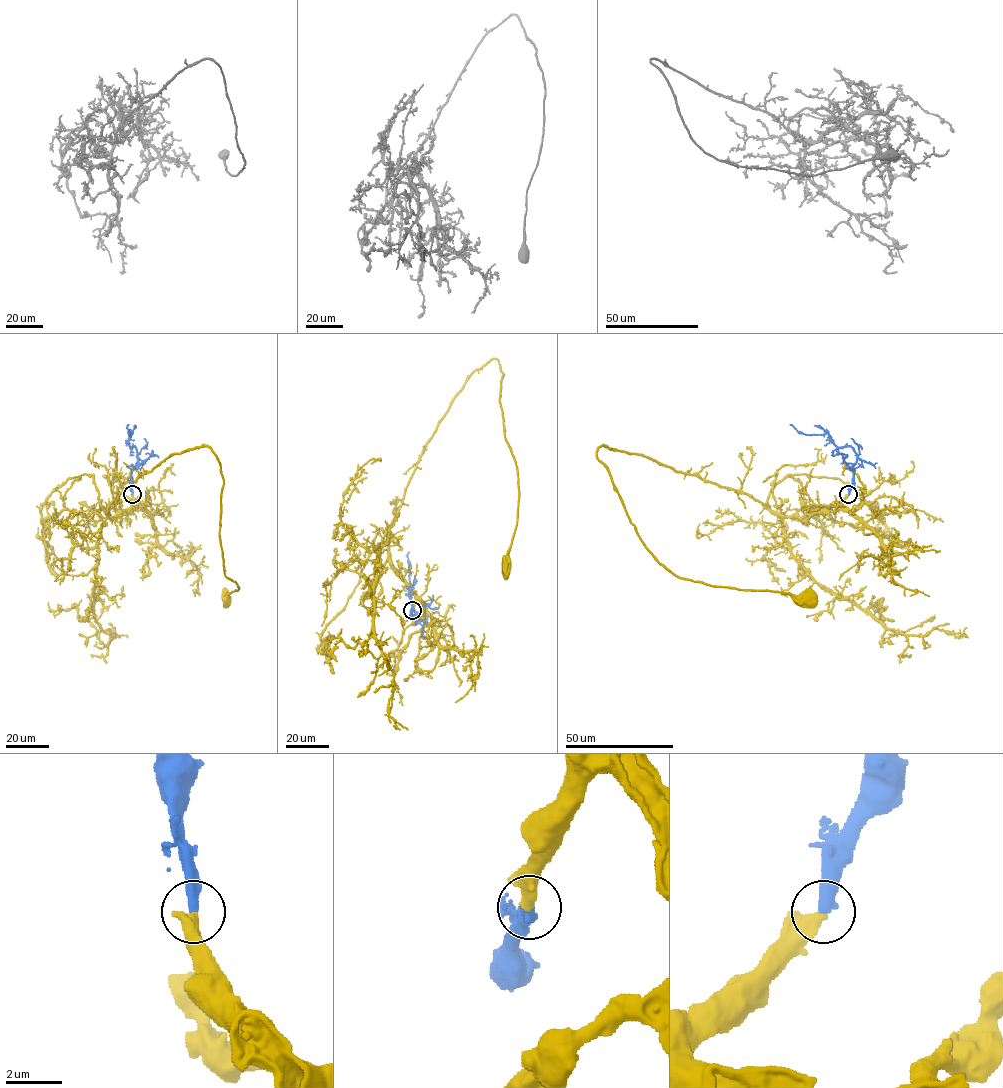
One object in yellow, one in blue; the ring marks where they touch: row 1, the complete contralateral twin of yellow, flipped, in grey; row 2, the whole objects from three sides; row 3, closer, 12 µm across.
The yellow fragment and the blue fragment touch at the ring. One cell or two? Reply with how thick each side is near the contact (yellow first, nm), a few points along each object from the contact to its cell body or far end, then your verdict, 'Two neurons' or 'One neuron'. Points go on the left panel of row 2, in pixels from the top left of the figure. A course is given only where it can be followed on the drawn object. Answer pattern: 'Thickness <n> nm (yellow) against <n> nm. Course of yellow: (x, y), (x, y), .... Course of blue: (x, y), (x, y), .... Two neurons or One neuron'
Thickness 480 nm (yellow) against 420 nm. Course of yellow: (132, 494), (132, 506), (107, 514), (140, 475), (207, 446), (224, 481), (224, 572), (238, 586), (227, 598). Course of blue: (132, 494), (131, 472), (137, 460), (137, 449), (130, 447), (128, 441), (132, 433), (129, 435), (129, 424). One neuron

